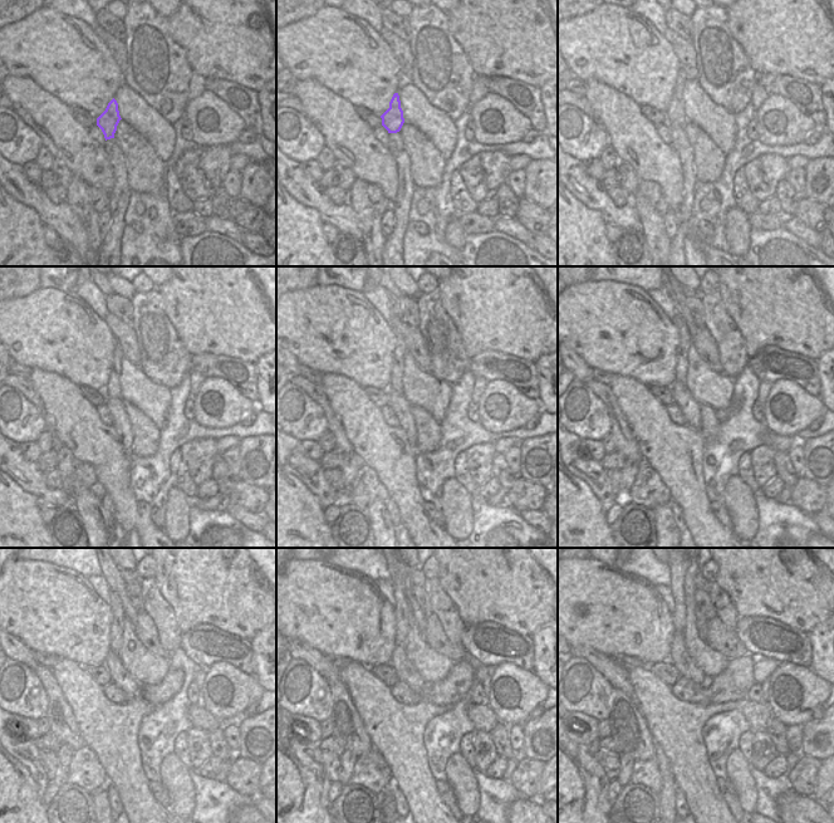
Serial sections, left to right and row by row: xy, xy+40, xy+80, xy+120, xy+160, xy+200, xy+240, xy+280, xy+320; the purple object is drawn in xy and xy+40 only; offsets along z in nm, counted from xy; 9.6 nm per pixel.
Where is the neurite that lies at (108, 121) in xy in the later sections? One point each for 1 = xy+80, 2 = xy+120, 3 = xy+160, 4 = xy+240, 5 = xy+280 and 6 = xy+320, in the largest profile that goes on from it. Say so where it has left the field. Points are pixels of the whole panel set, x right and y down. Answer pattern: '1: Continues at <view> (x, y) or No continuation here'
1: Continues at xy+80 (675, 113)
2: Continues at xy+120 (113, 390)
3: Continues at xy+160 (396, 383)
4: Continues at xy+240 (116, 637)
5: Continues at xy+280 (402, 608)
6: Continues at xy+320 (677, 573)

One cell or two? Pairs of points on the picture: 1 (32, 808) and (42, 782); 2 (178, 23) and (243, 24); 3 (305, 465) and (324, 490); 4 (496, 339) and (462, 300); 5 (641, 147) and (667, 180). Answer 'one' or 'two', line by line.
1: two
2: one
3: one
4: one
5: one

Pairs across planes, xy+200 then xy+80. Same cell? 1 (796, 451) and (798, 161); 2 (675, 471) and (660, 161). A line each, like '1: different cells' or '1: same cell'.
1: different cells
2: same cell

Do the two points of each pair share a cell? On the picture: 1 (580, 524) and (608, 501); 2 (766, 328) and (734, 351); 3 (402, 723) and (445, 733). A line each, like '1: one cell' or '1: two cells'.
1: two cells
2: two cells
3: two cells

